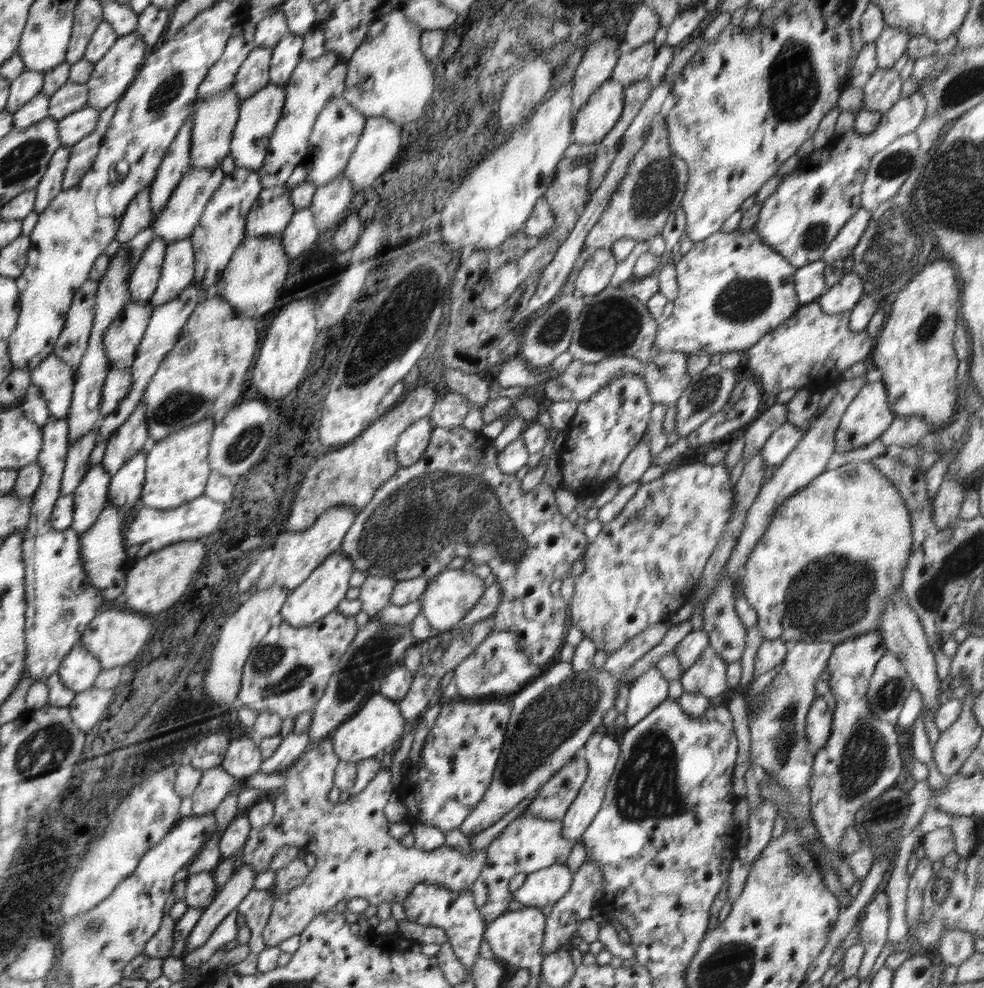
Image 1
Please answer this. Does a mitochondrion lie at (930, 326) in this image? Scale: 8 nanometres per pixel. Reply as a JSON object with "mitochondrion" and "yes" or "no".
{"mitochondrion":"yes"}

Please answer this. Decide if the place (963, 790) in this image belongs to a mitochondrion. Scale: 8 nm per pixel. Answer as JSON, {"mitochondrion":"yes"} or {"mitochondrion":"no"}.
{"mitochondrion":"no"}

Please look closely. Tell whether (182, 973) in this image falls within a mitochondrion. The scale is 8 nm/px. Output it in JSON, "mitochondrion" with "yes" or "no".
{"mitochondrion":"no"}

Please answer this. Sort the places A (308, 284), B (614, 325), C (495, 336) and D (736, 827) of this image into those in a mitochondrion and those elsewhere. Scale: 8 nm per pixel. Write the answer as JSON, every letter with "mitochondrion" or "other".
{"A":"other","B":"mitochondrion","C":"other","D":"other"}

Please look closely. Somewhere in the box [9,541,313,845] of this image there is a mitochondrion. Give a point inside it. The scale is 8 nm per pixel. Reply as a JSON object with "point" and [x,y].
{"point":[49,747]}

